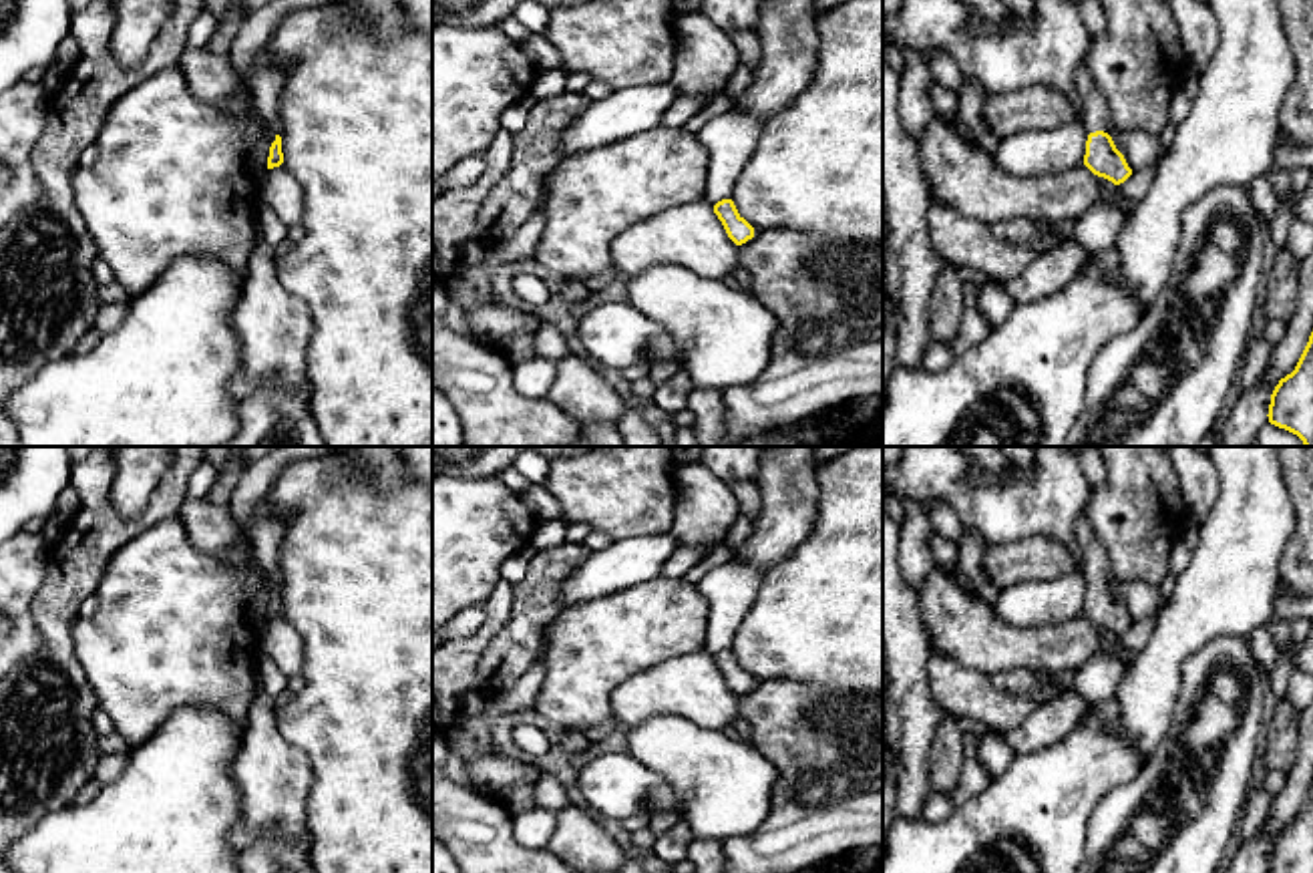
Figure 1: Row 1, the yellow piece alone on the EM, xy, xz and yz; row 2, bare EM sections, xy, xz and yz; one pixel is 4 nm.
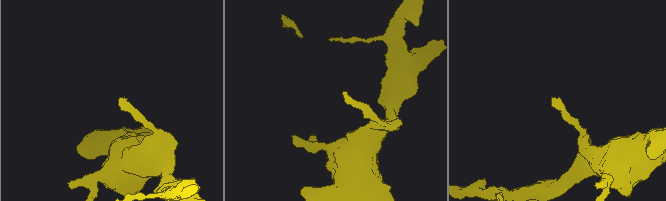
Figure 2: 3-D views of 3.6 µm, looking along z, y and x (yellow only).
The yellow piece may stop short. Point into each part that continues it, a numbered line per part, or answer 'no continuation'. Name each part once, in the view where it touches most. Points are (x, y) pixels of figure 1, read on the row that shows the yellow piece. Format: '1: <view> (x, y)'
1: yz (1094, 113)

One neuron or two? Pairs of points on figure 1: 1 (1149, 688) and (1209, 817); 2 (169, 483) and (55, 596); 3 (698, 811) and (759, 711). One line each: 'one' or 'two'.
1: two
2: one
3: two

